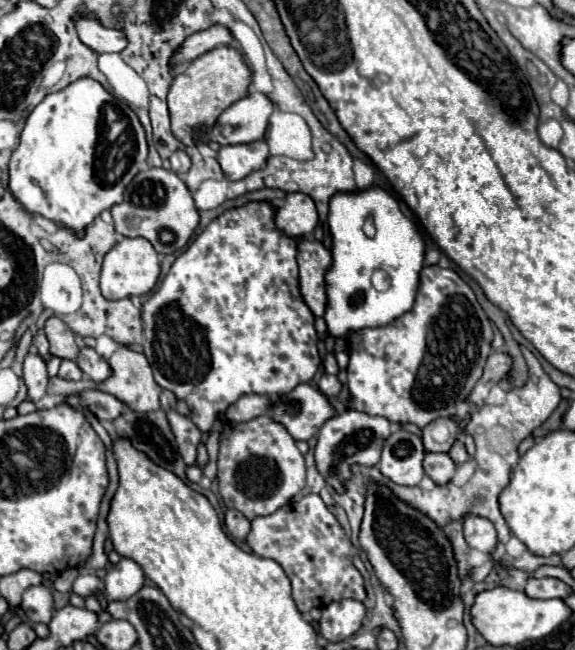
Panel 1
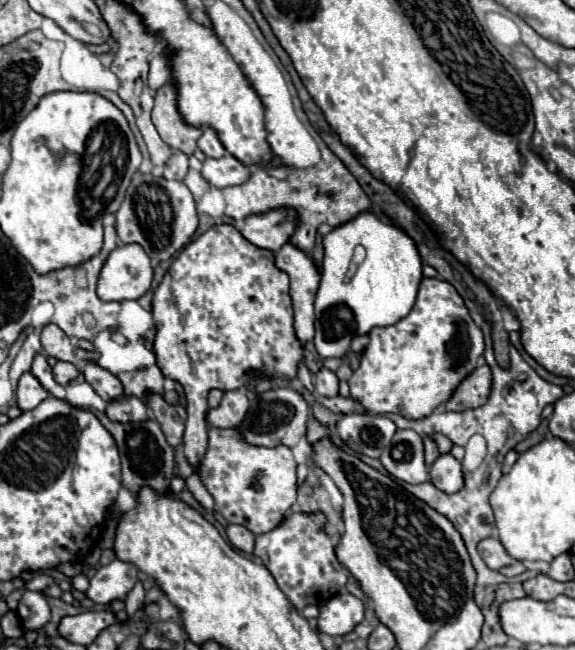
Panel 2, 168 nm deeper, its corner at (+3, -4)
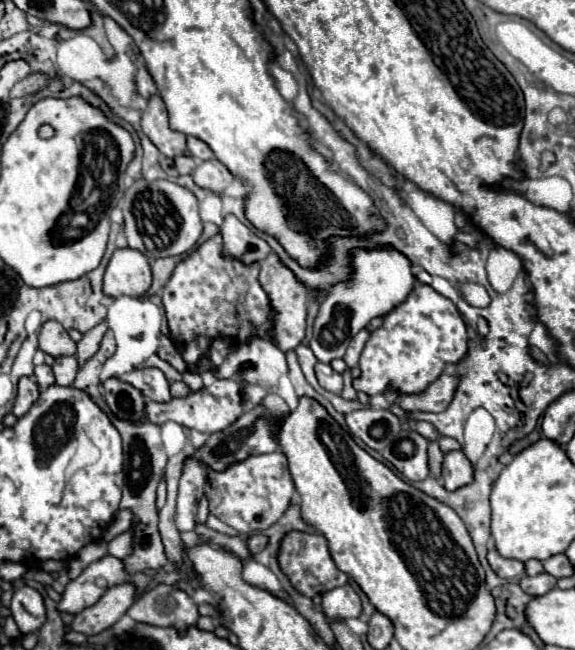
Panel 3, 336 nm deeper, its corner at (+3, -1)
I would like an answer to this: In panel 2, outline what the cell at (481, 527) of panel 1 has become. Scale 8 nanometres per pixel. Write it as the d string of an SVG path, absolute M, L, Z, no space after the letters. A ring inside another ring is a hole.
M493 537L481 541L479 553L481 553L485 565L487 565L489 569L493 569L493 571L499 571L501 567L513 563L513 557L509 557L509 555L505 553L503 545L501 545L497 539L493 539Z

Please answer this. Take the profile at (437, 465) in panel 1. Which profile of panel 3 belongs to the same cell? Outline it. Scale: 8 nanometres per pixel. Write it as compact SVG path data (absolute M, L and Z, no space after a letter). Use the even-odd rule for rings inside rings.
M461 450L445 454L441 480L447 490L457 490L457 488L473 482L473 466Z

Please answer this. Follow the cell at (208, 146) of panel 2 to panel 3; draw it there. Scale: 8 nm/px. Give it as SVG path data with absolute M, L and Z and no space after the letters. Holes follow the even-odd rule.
M187 138L187 148L199 160L211 160L213 158L213 150L209 150L209 146L205 146L205 142L201 142L199 138Z

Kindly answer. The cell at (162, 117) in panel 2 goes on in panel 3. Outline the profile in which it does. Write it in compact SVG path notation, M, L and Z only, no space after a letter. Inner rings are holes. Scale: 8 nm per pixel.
M159 94L149 98L147 108L143 110L141 126L143 126L143 132L149 136L149 140L165 156L173 158L173 156L179 156L179 154L187 154L187 150L185 150L187 136L169 128L169 116L167 116L167 110L165 110L165 102Z

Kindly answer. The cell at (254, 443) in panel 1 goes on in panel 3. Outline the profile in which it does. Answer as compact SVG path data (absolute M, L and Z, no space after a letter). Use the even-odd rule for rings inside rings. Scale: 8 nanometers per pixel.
M281 452L249 456L245 462L235 462L221 472L207 468L205 498L209 500L209 512L245 536L273 526L289 508L293 492L293 478Z

